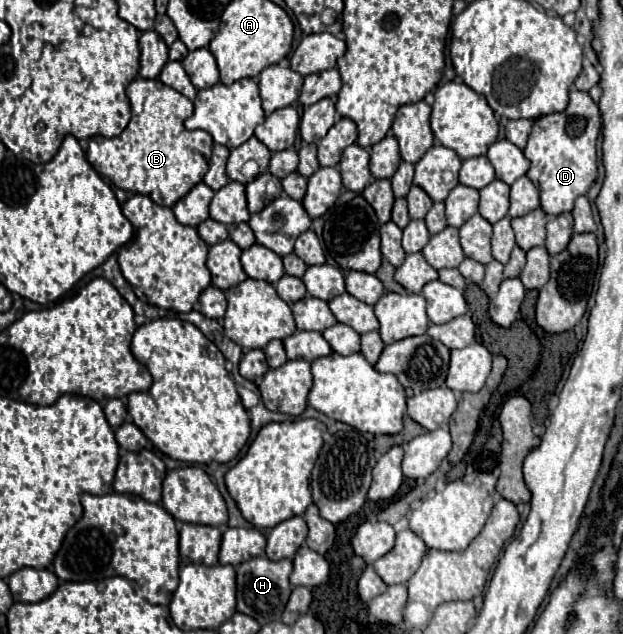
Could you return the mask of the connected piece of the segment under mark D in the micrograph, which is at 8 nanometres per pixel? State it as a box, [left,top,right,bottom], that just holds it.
[523,89,601,217]

